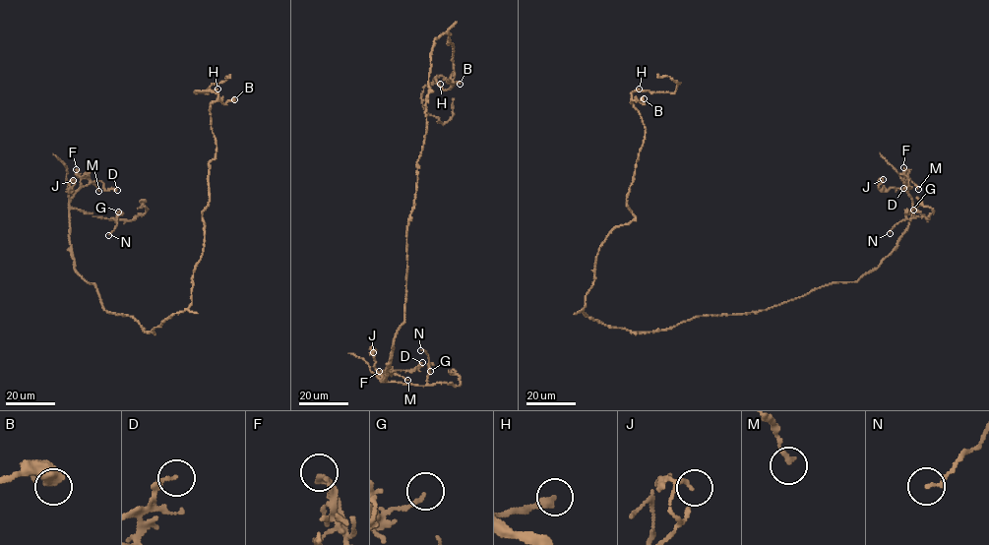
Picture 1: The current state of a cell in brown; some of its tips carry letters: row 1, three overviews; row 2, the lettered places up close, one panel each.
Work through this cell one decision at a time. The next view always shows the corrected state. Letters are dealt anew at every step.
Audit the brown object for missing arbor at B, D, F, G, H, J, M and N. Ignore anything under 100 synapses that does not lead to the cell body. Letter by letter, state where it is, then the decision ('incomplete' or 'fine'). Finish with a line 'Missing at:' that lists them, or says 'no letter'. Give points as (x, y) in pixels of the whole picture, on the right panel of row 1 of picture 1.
B: place (644, 98); fine
D: place (903, 188); fine
F: place (903, 167); fine
G: place (913, 210); fine
H: place (639, 89); fine
J: place (883, 179); fine
M: place (918, 189); fine
N: place (890, 233); fine
Missing at: no letter

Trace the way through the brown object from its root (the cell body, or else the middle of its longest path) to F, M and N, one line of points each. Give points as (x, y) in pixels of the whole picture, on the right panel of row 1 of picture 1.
F: (637, 332), (757, 313), (857, 281), (908, 225), (903, 167)
M: (637, 332), (757, 313), (857, 281), (908, 225), (903, 178), (918, 189)
N: (637, 332), (757, 313), (857, 281), (896, 248), (913, 207), (926, 216), (890, 233)

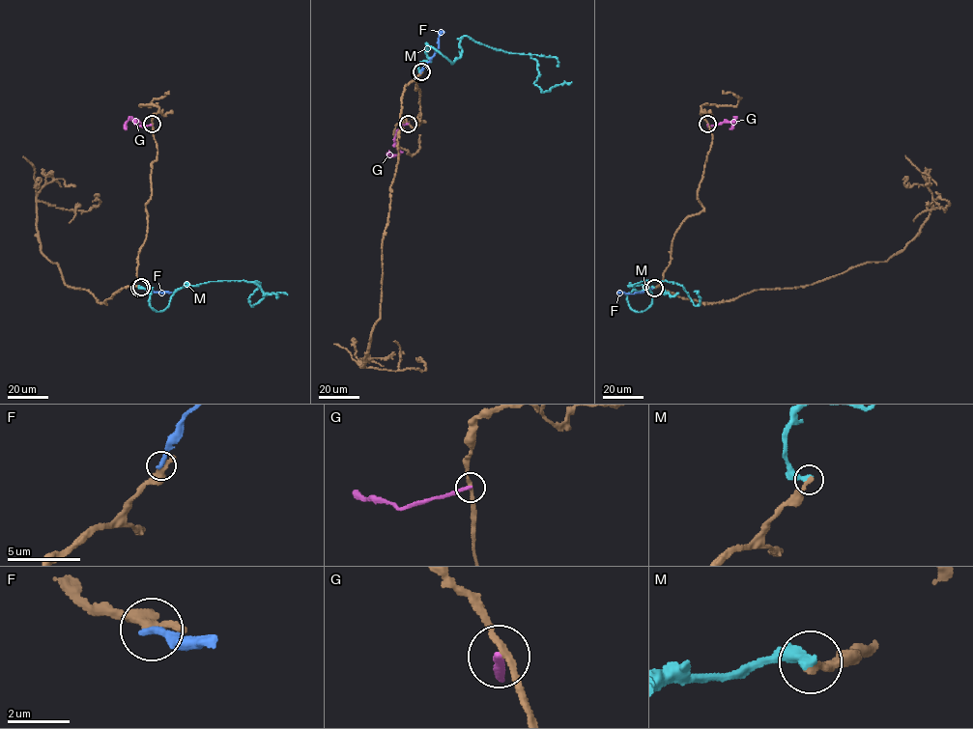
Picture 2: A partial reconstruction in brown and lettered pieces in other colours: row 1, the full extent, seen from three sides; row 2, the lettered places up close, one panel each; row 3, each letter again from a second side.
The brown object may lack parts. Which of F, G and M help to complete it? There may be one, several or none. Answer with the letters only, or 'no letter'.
no letter

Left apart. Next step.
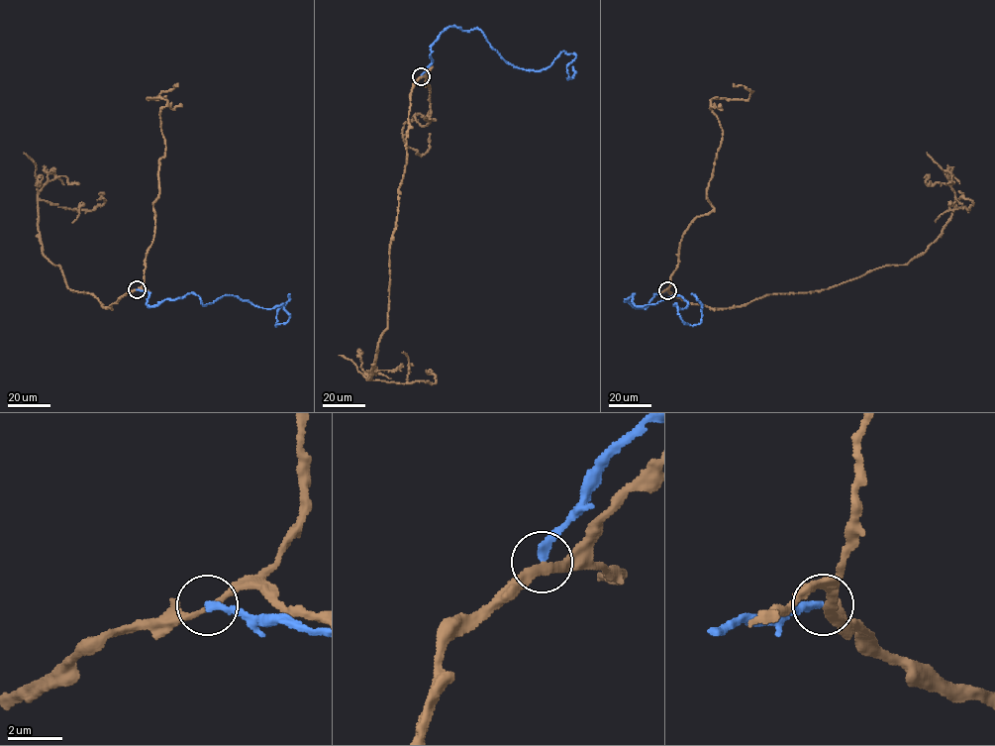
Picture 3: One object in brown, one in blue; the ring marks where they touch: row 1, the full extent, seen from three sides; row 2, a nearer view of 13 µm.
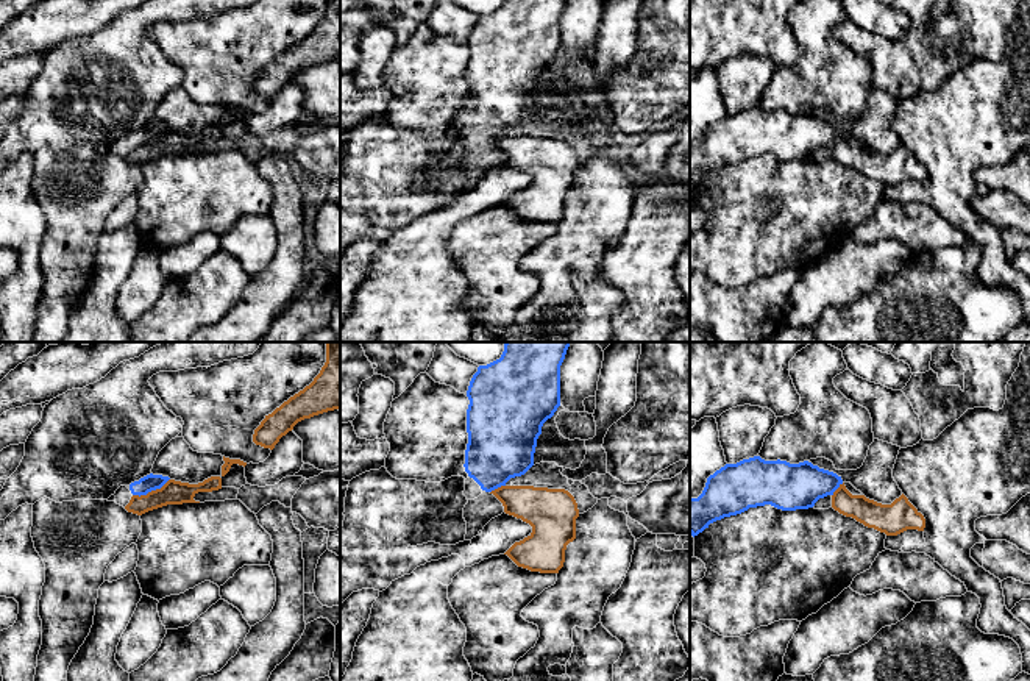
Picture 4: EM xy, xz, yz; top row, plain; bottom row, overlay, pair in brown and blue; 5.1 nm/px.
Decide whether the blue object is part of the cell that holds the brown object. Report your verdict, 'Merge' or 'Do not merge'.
Do not merge

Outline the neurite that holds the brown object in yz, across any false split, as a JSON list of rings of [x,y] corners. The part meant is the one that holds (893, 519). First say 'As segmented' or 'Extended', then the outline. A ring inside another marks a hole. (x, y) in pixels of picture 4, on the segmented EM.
As segmented. [[[843,483],[832,495],[832,508],[886,536],[897,536],[907,529],[924,531],[925,528],[924,515],[904,494],[891,505],[882,505],[865,495],[852,495]]]

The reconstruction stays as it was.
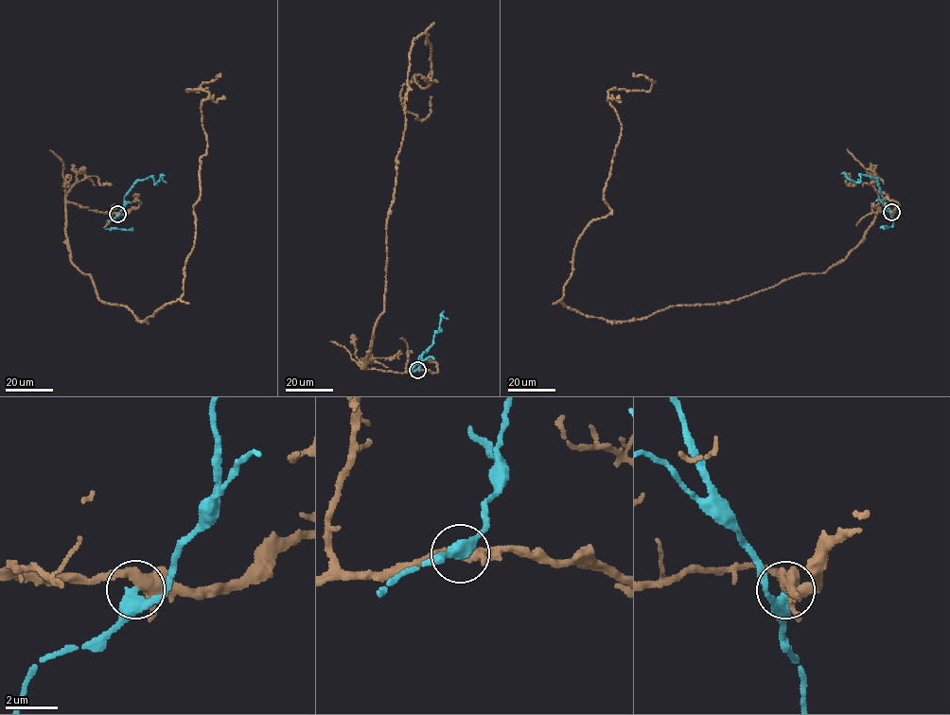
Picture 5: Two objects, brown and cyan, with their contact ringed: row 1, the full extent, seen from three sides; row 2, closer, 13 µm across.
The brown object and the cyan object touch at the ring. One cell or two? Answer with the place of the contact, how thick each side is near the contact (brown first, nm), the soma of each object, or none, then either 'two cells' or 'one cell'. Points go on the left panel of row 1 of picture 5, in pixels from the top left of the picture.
at (117, 214); 360 nm thick on the brown side, 440 nm on the other; no cell body on brown; no cell body on cyan; two cells

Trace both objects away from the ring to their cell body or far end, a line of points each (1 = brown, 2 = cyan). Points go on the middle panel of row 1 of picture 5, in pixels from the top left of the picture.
1: (417, 370), (363, 368), (421, 34), (430, 83), (415, 75), (401, 103), (423, 120), (431, 96)
2: (417, 370), (421, 362), (418, 359), (433, 343), (434, 333), (439, 331), (441, 316), (448, 319)

